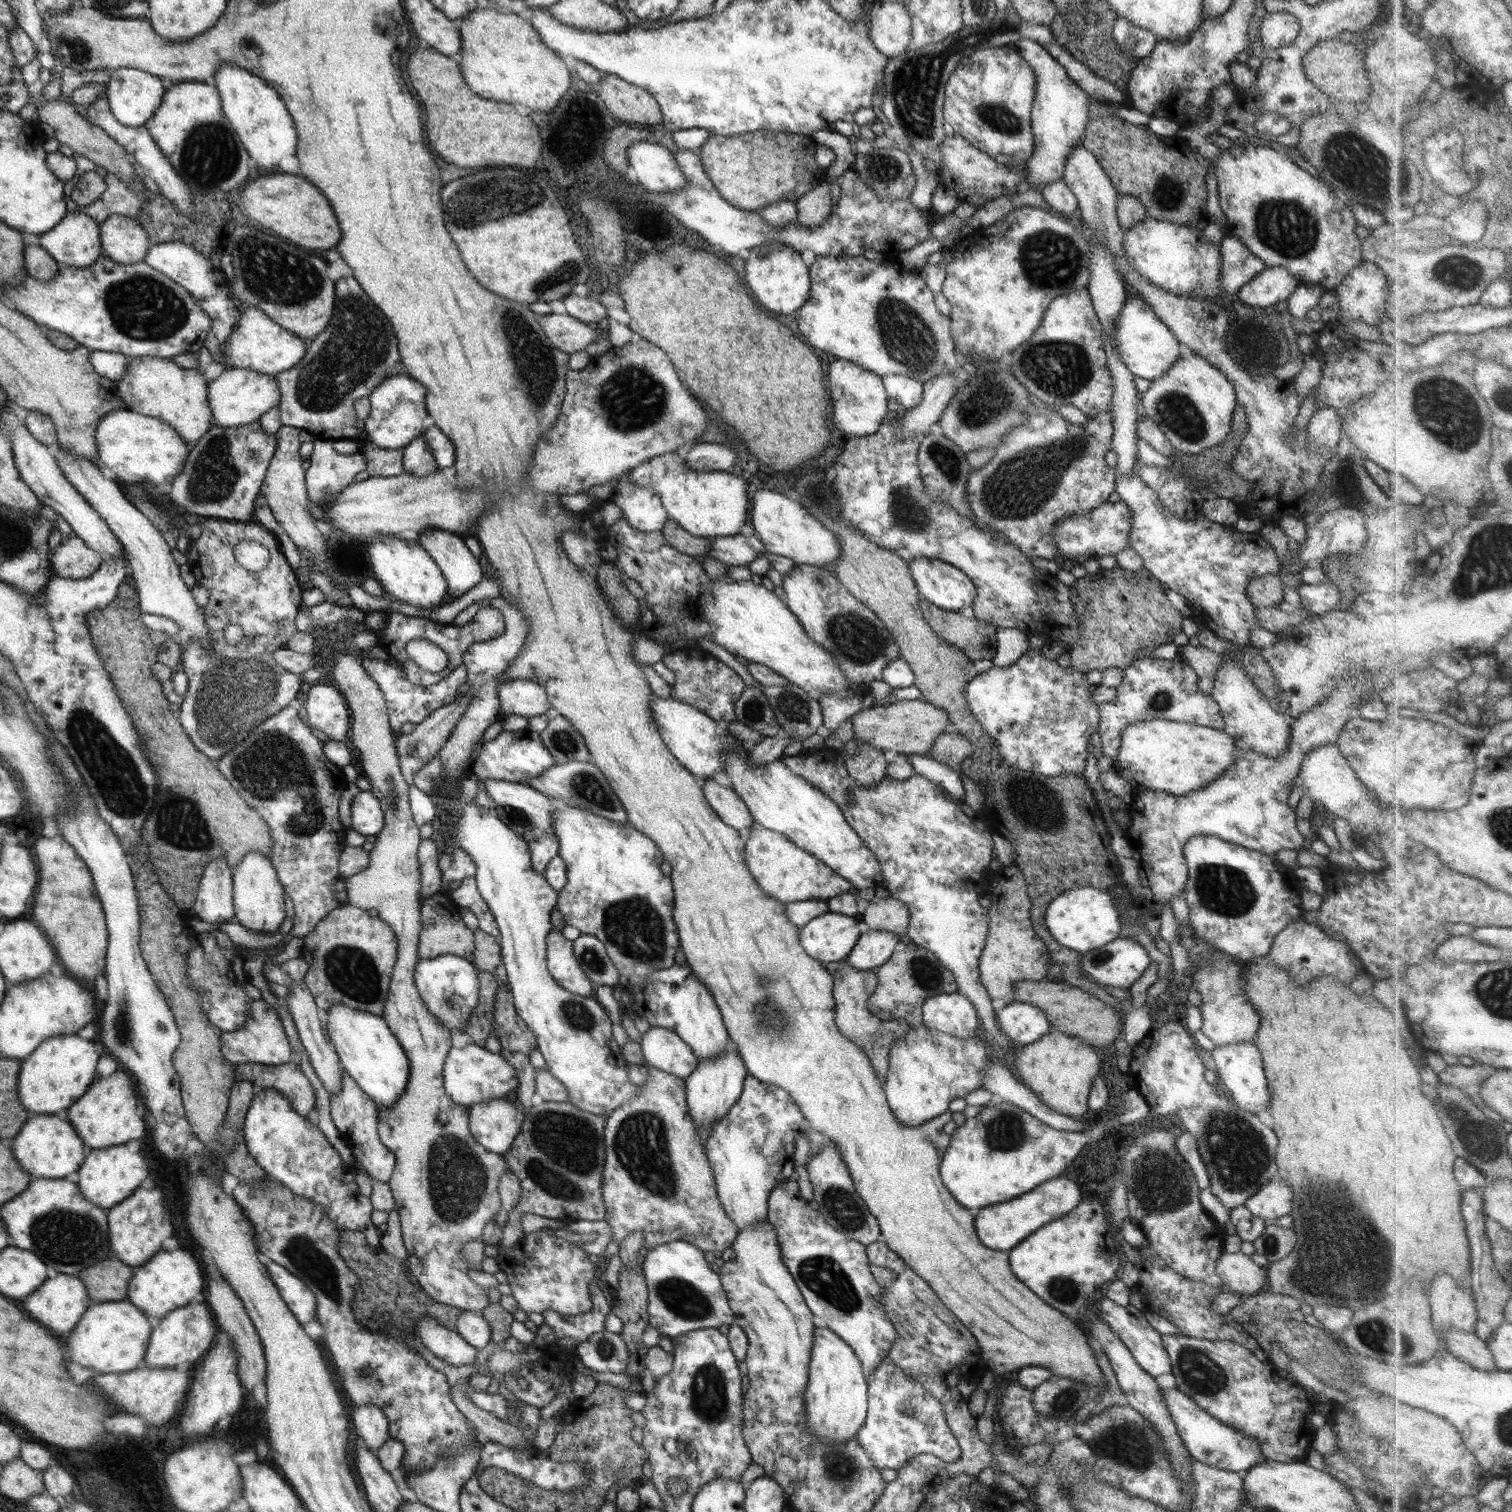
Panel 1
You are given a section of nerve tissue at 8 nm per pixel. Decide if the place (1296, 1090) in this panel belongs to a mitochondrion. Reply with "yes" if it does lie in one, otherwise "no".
no

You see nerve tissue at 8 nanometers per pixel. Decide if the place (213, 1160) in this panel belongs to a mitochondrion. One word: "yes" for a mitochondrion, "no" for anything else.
yes

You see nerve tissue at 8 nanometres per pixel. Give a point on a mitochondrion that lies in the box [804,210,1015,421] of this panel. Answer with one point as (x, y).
(910, 341)

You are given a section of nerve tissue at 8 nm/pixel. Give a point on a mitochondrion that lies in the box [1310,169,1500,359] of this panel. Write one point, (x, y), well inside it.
(1459, 272)

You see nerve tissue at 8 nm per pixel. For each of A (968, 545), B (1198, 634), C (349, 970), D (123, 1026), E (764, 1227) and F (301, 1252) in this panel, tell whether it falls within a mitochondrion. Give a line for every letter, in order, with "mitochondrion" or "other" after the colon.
A: other
B: other
C: mitochondrion
D: mitochondrion
E: other
F: mitochondrion

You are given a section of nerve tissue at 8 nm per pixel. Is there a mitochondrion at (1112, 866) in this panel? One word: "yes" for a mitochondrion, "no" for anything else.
no

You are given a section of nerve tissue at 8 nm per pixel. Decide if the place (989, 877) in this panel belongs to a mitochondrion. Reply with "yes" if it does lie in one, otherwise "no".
no

